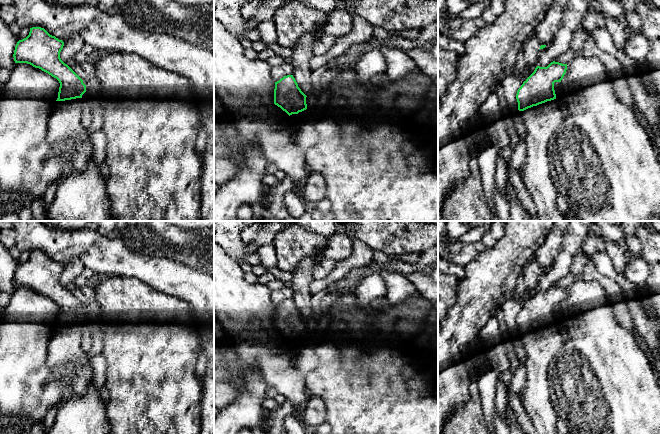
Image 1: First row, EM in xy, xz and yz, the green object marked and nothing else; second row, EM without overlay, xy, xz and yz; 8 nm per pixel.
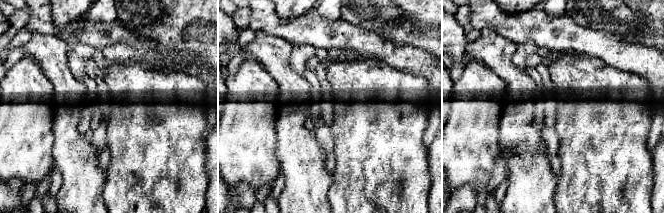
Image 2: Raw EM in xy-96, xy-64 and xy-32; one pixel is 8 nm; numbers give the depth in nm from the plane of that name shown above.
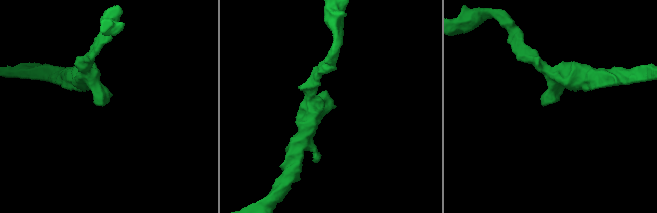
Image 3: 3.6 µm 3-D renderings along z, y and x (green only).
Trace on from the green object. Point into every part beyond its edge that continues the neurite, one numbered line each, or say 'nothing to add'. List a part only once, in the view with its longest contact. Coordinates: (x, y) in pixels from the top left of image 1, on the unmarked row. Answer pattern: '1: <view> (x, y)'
1: yz (541, 345)

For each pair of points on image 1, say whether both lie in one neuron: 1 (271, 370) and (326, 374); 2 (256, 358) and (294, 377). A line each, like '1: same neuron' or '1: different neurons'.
1: different neurons
2: same neuron

